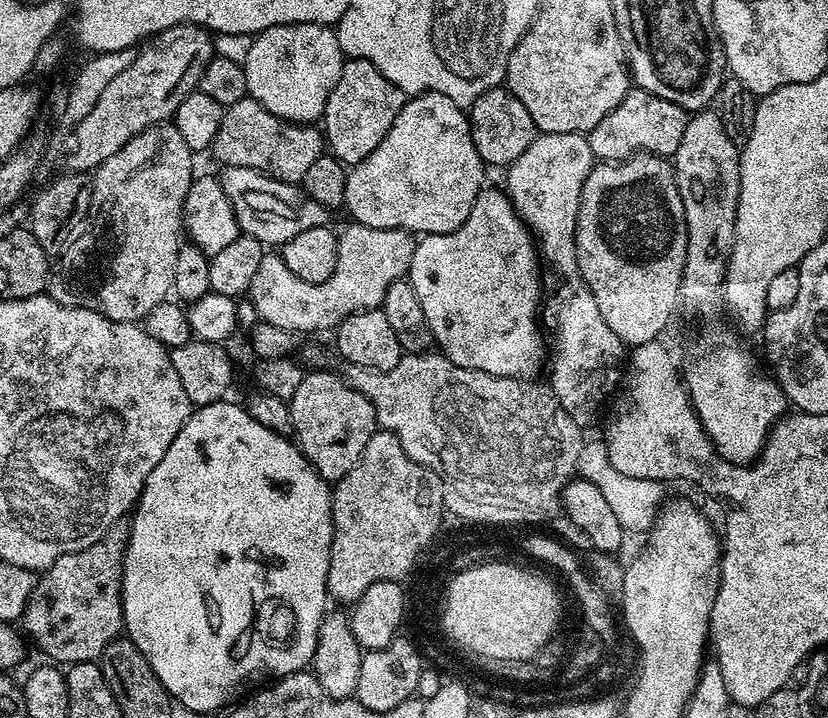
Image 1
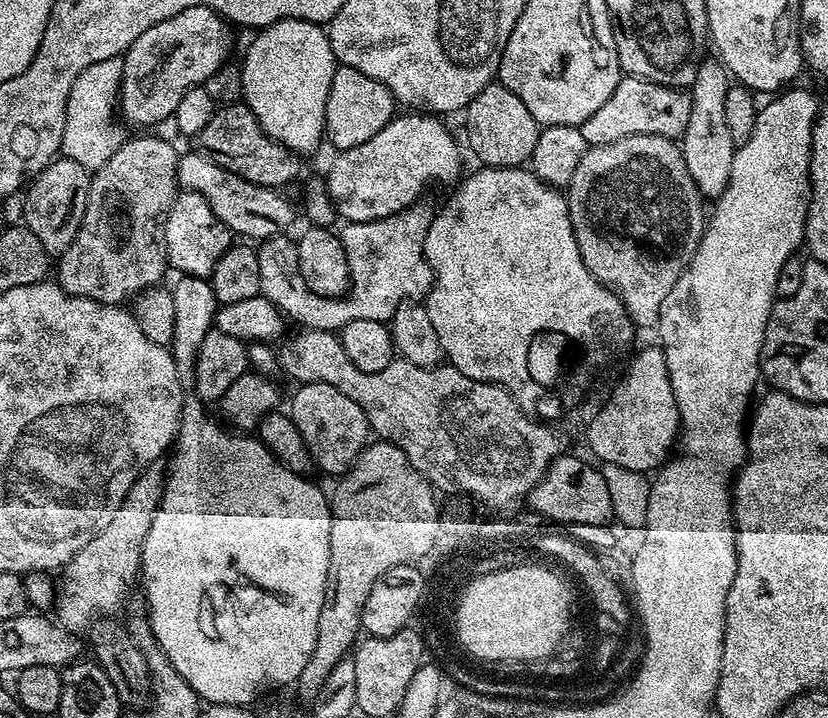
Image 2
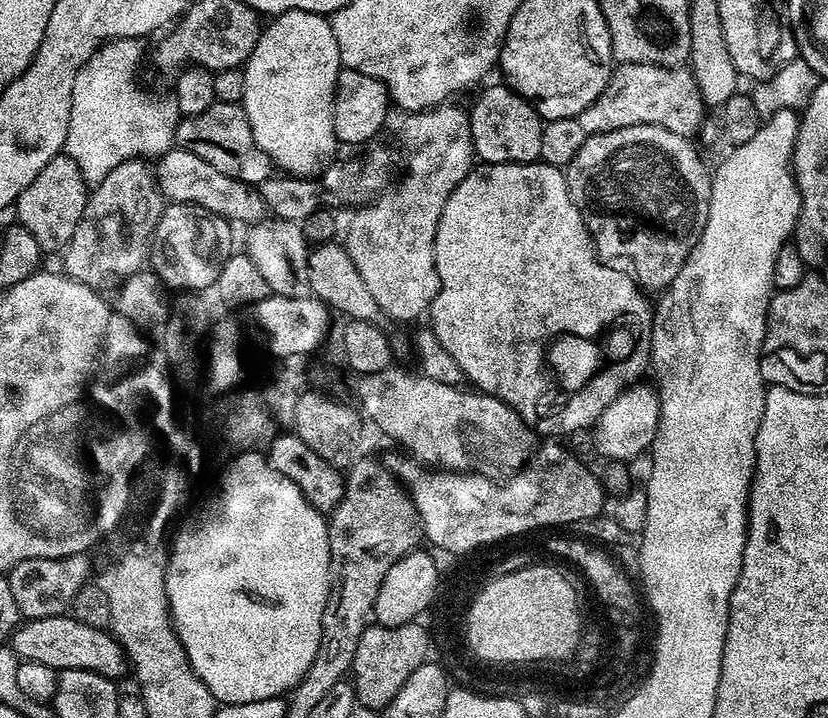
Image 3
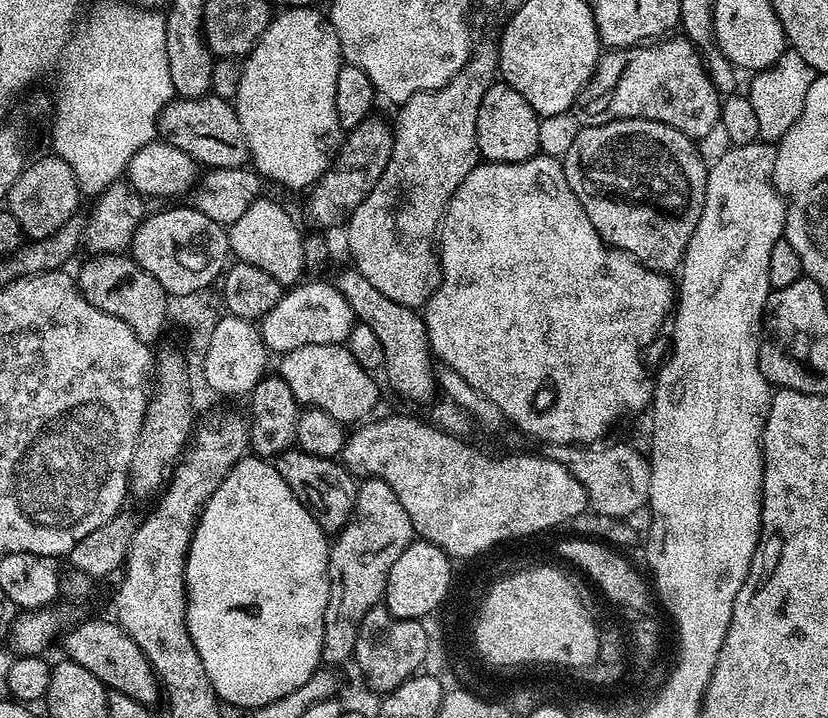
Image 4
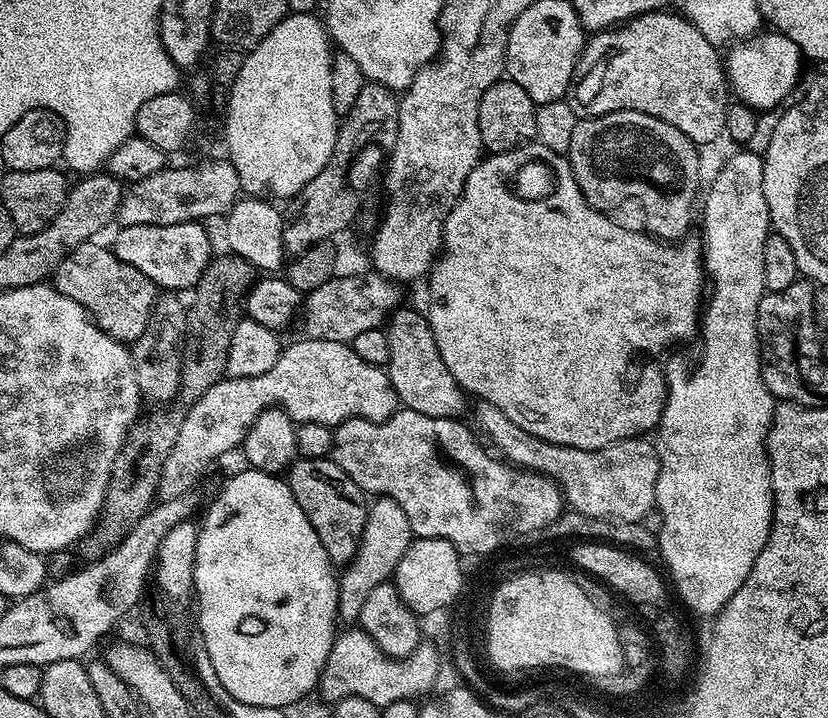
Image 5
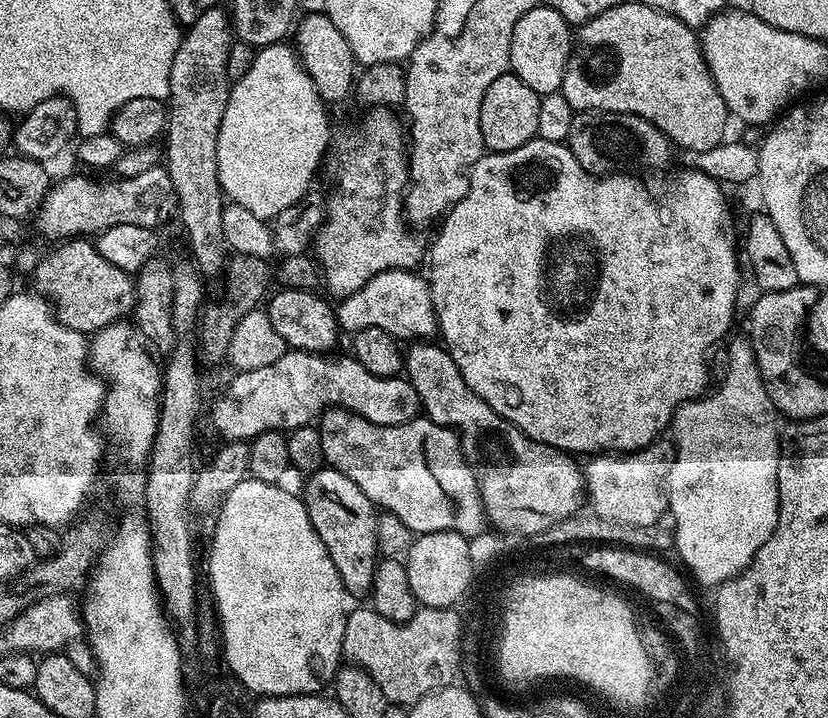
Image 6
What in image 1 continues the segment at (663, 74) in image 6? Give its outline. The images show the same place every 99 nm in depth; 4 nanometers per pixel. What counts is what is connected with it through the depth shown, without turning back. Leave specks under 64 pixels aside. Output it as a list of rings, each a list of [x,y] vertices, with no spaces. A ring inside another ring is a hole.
[[[629,87],[626,98],[614,106],[614,110],[598,126],[591,128],[587,135],[593,157],[600,162],[628,160],[637,152],[651,152],[653,156],[675,157],[678,142],[686,134],[689,113],[658,94],[650,94],[645,88]]]

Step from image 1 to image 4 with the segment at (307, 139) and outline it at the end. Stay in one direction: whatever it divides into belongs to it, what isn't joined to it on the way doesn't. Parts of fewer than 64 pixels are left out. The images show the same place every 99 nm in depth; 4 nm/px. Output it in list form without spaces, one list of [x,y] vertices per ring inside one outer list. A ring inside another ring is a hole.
[[[211,94],[189,100],[171,100],[160,112],[158,132],[163,143],[173,144],[178,150],[190,154],[197,165],[208,170],[243,168],[250,160],[248,143],[242,134],[242,124],[238,122],[235,107],[229,101]]]

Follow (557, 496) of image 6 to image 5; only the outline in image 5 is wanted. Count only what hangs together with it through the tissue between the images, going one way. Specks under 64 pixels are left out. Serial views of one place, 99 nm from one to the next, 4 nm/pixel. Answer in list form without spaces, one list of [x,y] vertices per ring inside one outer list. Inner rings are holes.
[[[397,307],[386,321],[390,342],[390,358],[386,371],[399,396],[399,403],[410,410],[418,410],[418,414],[434,418],[463,417],[466,393],[454,374],[446,370],[446,362],[442,362],[442,354],[438,354],[438,342],[434,342],[427,315],[423,311],[415,312],[412,308],[404,307]]]

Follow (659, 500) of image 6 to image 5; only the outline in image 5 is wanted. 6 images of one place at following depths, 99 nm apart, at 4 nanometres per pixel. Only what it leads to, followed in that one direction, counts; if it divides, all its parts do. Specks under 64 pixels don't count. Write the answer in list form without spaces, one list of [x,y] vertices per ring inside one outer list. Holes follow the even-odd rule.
[[[476,400],[474,406],[476,409],[473,410],[472,416],[476,419],[475,427],[479,429],[482,436],[484,431],[483,439],[507,463],[517,469],[539,472],[556,481],[571,511],[581,512],[590,518],[640,522],[647,512],[655,509],[656,483],[660,469],[655,443],[648,441],[647,444],[647,439],[633,438],[617,440],[610,446],[595,448],[592,452],[571,448],[546,442],[522,430],[522,426],[510,422],[510,418],[506,418],[506,414],[502,414],[502,410],[498,410],[498,406],[490,402]]]

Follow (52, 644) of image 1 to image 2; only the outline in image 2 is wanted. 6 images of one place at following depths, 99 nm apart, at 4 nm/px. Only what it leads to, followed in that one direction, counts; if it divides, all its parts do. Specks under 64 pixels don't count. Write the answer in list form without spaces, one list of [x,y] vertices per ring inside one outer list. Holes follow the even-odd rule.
[[[163,463],[149,464],[142,472],[126,498],[114,510],[110,526],[102,530],[74,558],[64,565],[64,581],[58,584],[58,599],[54,604],[54,616],[60,625],[71,632],[80,634],[91,629],[93,623],[101,618],[111,617],[120,608],[124,595],[128,592],[128,583],[141,571],[140,556],[144,553],[146,536],[154,522],[154,516],[164,497],[166,468]]]

